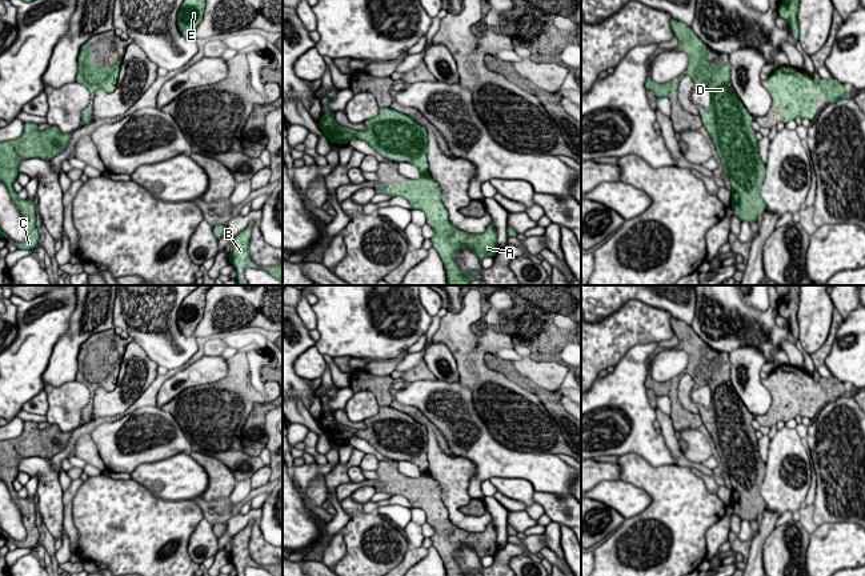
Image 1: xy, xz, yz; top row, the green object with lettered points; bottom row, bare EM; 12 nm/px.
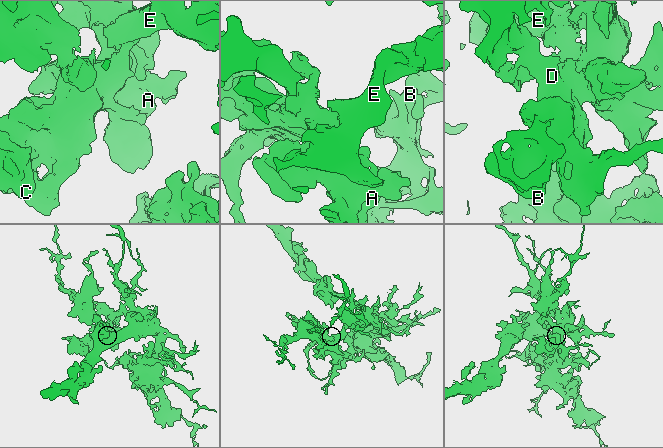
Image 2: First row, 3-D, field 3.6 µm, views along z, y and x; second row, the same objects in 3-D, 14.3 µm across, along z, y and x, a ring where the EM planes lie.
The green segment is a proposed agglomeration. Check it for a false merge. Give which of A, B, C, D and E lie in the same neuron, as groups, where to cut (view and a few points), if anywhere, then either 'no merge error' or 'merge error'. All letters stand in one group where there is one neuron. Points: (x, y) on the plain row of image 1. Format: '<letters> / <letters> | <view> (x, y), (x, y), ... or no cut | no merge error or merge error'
A B C D E | no cut | no merge error

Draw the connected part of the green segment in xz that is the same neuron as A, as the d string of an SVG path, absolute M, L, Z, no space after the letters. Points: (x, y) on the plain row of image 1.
M380 407L379 412L365 419L365 431L341 425L335 420L335 411L323 412L319 424L332 443L348 443L352 437L360 437L371 444L379 453L393 453L393 460L408 461L417 465L421 475L400 485L376 487L376 492L388 492L404 496L412 508L425 512L427 523L434 528L431 537L433 547L444 561L446 576L481 576L480 571L461 572L454 553L462 548L472 548L480 560L484 556L494 556L497 549L497 531L493 521L484 532L468 532L452 524L449 512L442 501L442 491L428 469L428 432L425 425L411 415L391 407Z

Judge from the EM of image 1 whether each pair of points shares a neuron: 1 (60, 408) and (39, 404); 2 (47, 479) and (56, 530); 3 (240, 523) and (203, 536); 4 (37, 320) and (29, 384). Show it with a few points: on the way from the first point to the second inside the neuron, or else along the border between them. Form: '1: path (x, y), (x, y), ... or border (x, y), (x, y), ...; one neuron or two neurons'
1: border (67, 382), (45, 387), (47, 412), (44, 415); two neurons
2: path (49, 491), (52, 518); one neuron
3: border (216, 538), (219, 550); two neurons
4: path (36, 336), (29, 352), (29, 368); one neuron

